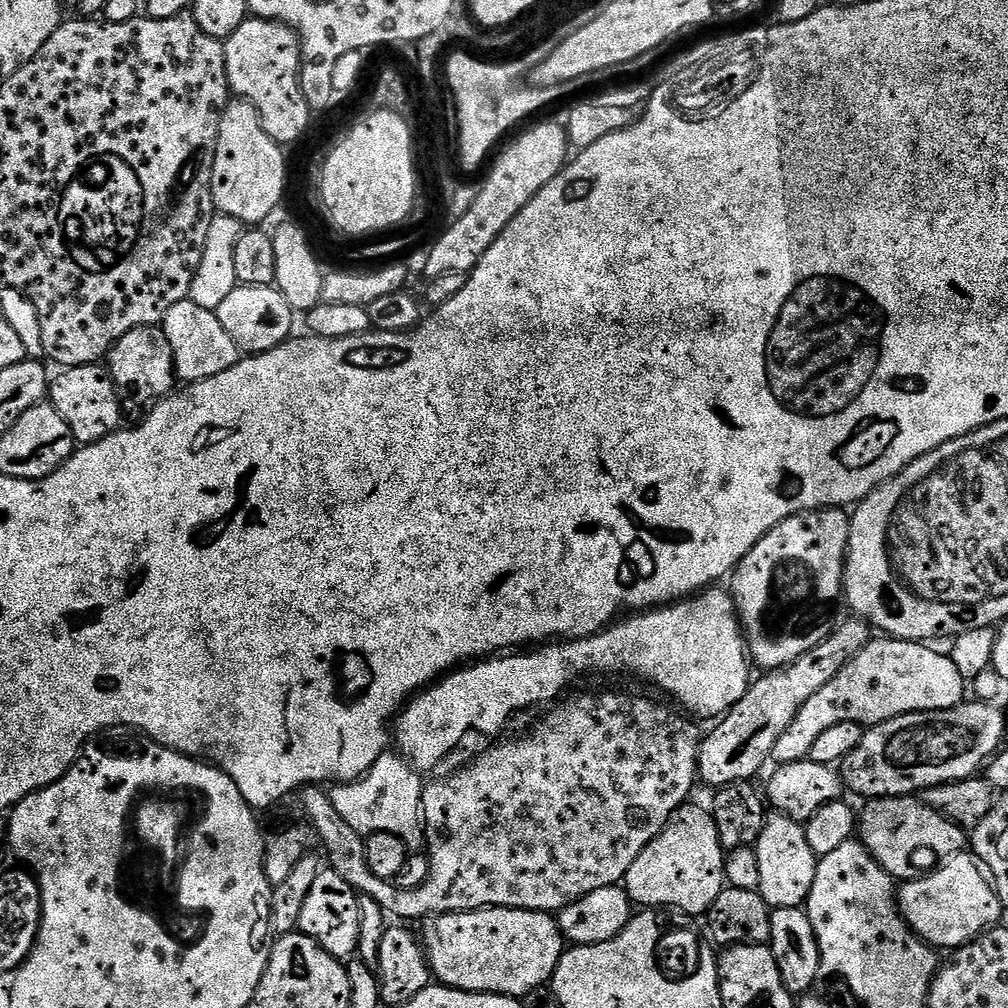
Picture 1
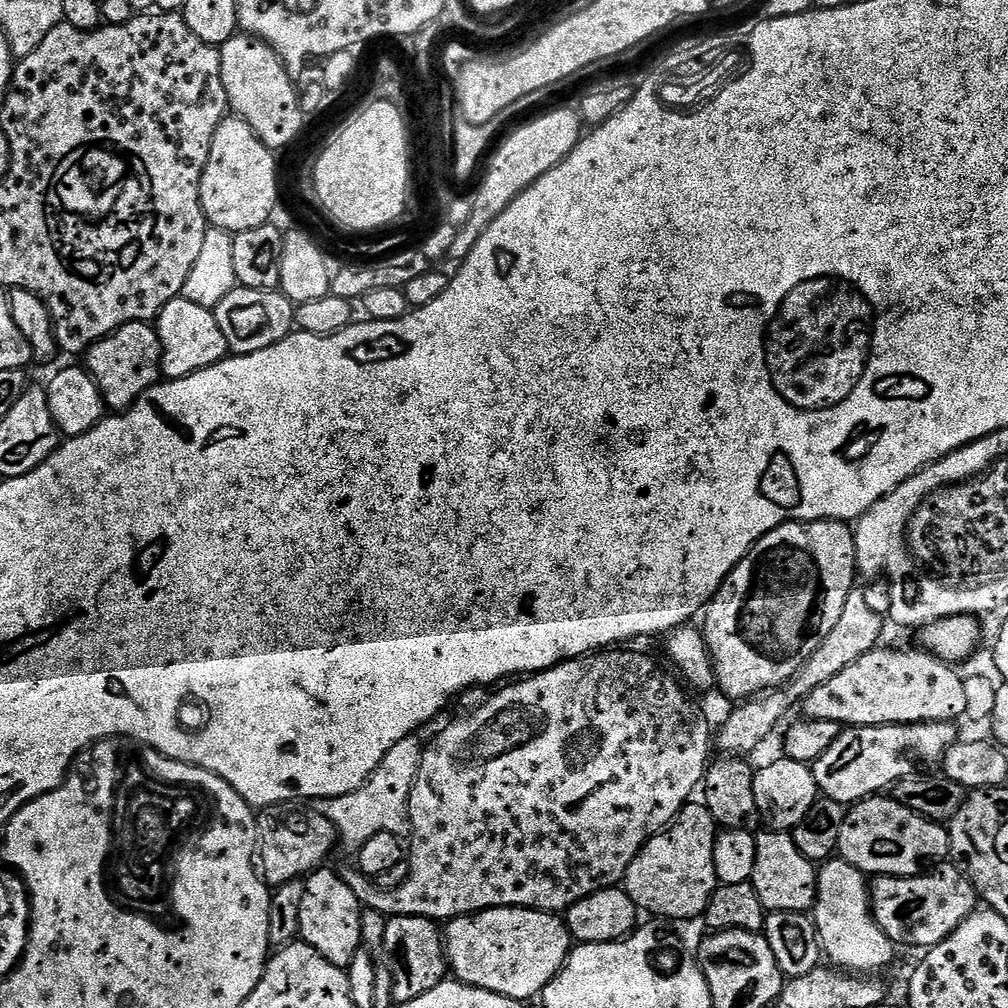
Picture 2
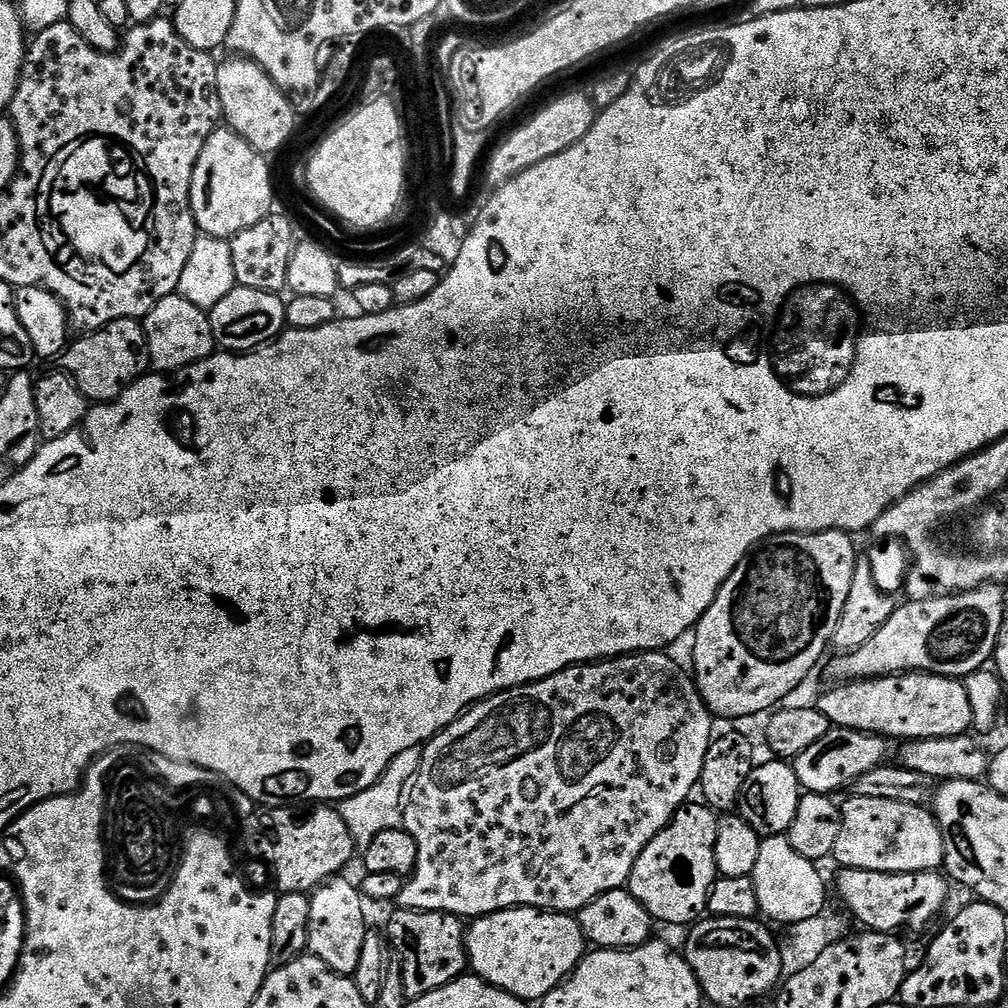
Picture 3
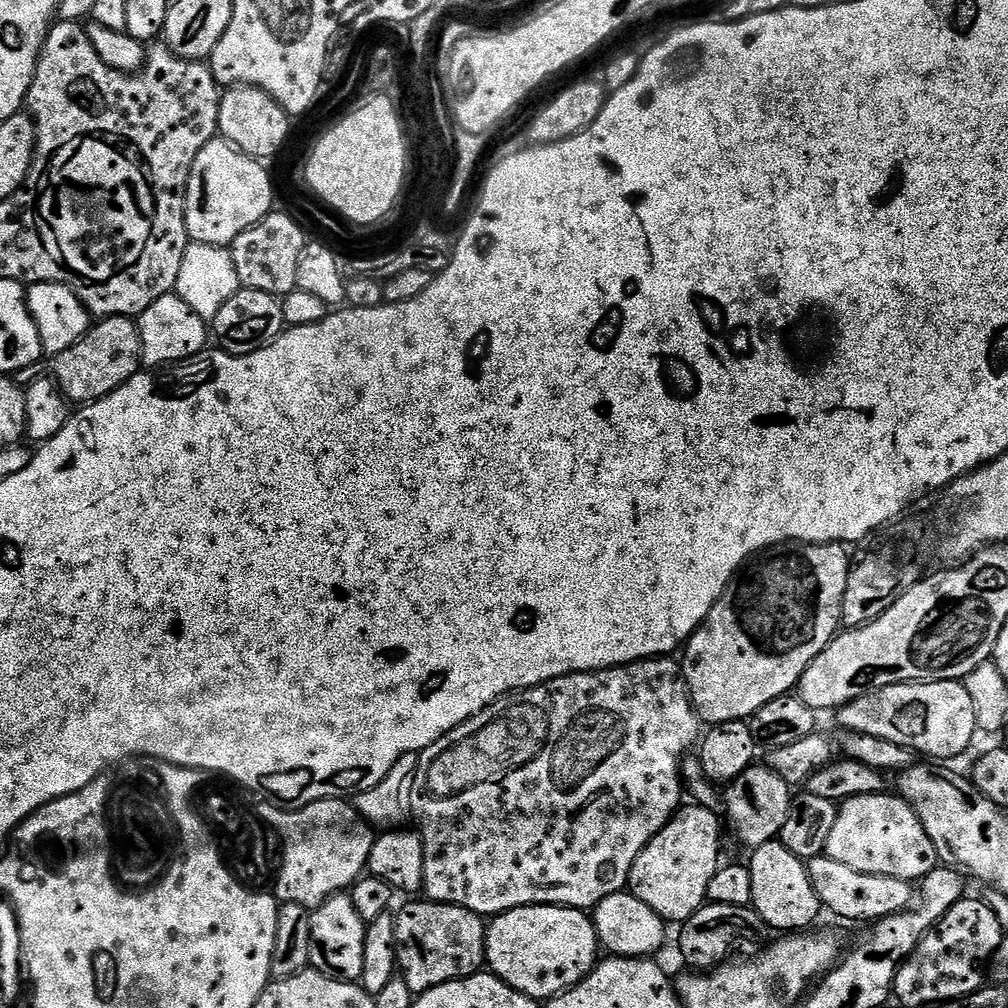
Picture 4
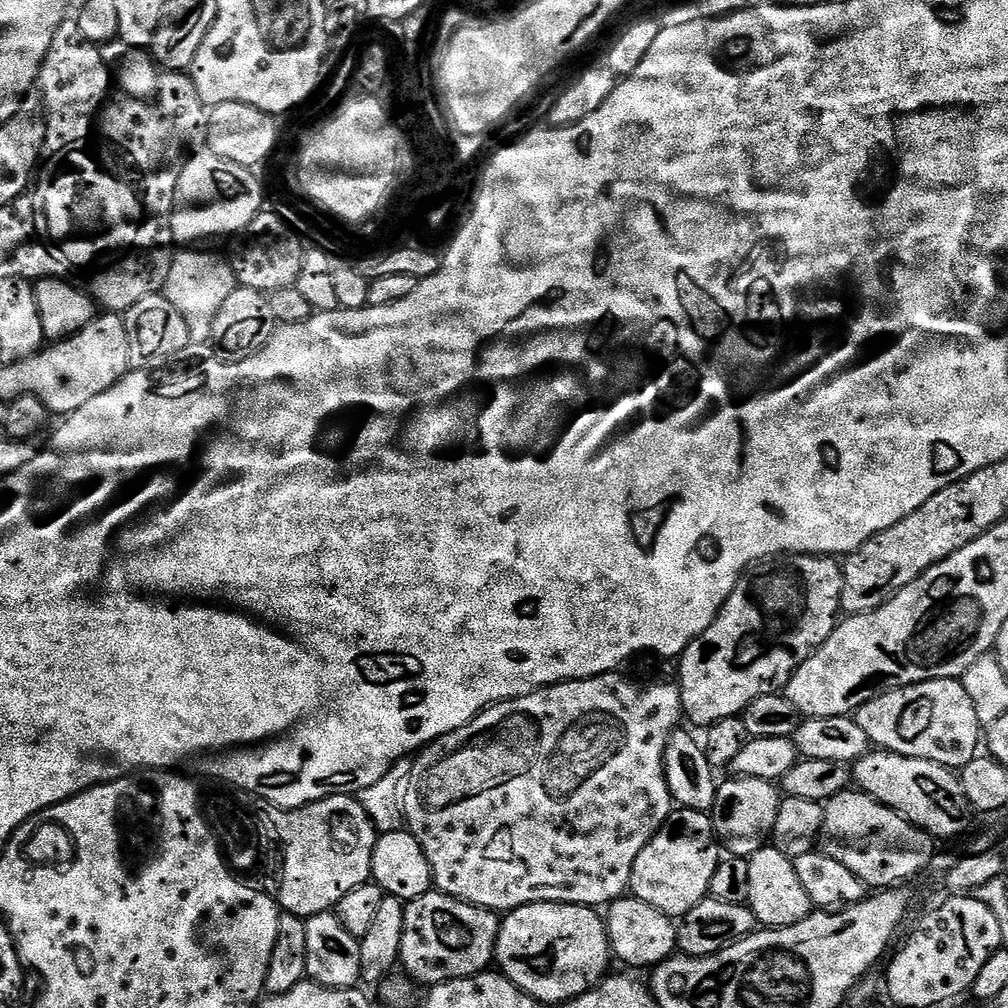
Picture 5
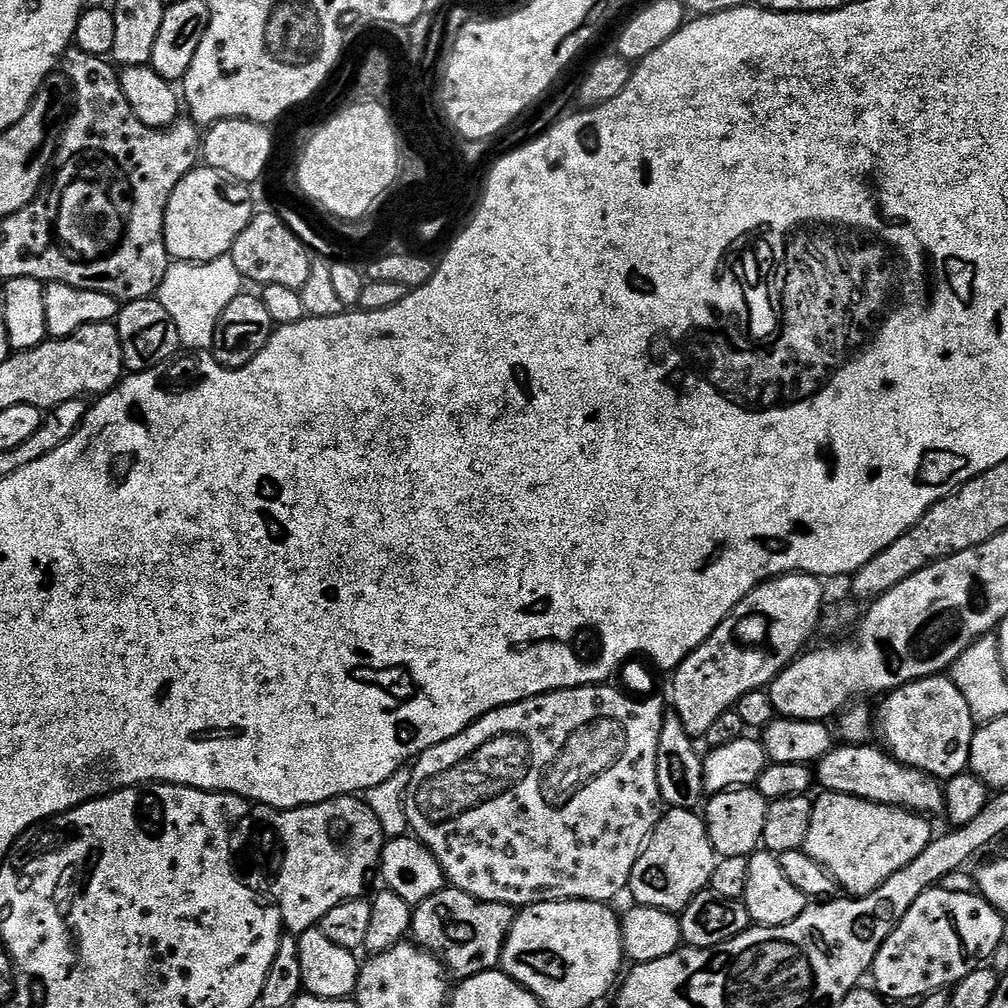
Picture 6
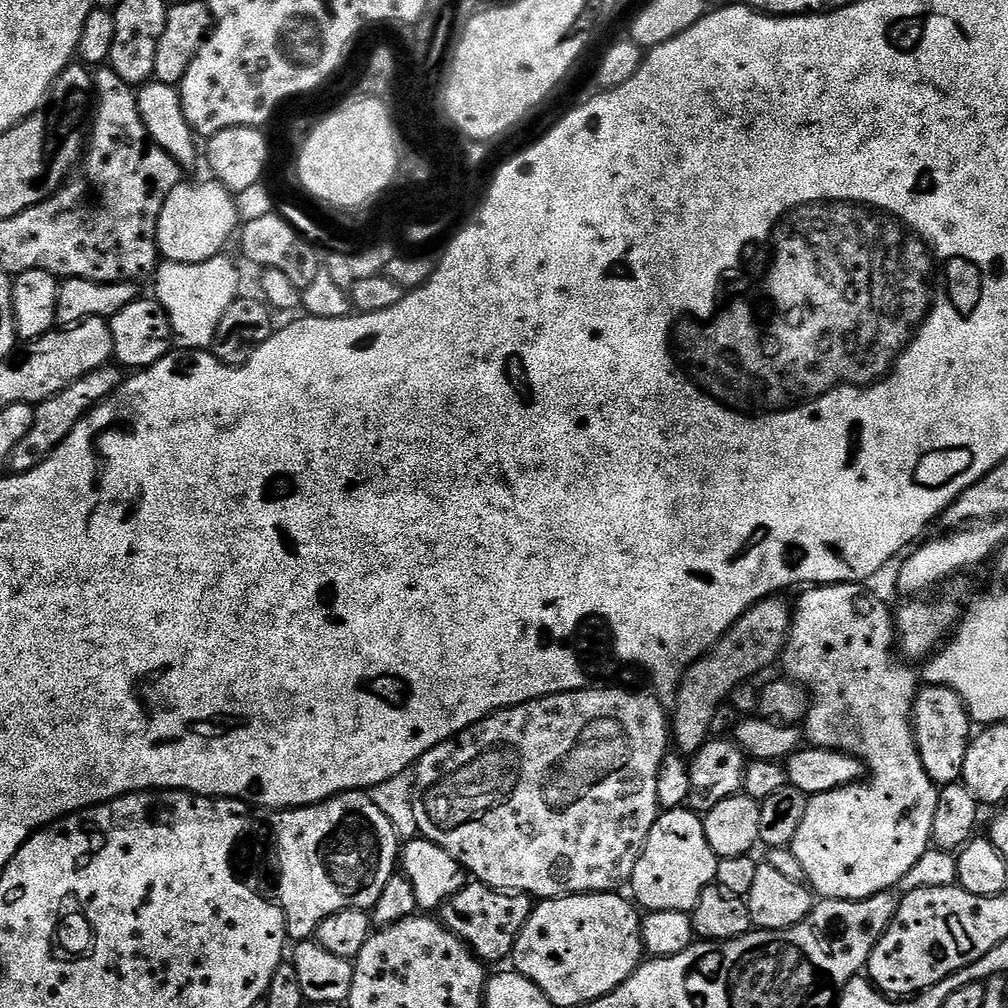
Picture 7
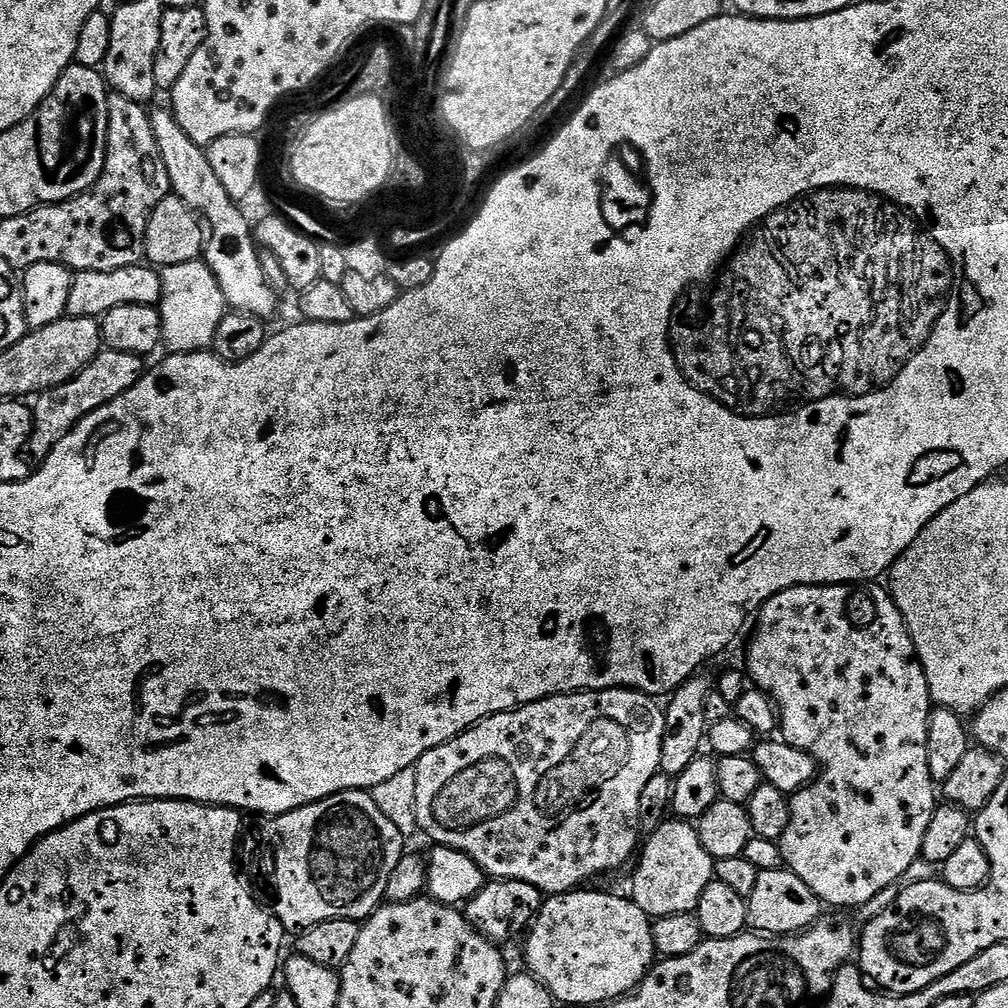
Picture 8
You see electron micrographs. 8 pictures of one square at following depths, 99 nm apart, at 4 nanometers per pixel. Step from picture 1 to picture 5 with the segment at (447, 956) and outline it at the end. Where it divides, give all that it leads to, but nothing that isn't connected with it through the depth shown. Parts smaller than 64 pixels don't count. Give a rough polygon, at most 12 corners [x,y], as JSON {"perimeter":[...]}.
{"perimeter":[[586,904],[501,919],[495,963],[541,1005],[595,988],[613,959]]}

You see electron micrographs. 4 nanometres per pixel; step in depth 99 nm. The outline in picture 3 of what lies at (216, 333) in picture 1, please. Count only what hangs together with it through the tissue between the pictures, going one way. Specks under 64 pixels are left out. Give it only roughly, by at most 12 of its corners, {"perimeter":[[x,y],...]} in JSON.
{"perimeter":[[179,294],[143,317],[148,358],[175,374],[217,351],[209,313]]}

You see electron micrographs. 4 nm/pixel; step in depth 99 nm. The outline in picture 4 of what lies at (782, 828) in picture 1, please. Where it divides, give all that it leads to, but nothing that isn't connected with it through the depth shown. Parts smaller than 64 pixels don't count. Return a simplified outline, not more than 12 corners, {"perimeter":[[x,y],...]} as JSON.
{"perimeter":[[779,839],[747,861],[751,907],[800,934],[822,905],[807,863]]}

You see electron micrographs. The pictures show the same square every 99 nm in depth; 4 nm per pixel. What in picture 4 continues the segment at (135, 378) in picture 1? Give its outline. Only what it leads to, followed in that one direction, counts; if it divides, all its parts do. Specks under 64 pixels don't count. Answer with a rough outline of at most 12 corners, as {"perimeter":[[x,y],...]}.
{"perimeter":[[131,316],[103,317],[51,357],[73,405],[100,400],[141,371]]}

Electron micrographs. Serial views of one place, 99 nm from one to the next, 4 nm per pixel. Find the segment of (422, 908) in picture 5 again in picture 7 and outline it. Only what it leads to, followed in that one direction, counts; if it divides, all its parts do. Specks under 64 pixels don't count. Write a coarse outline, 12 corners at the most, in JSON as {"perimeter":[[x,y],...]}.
{"perimeter":[[465,883],[438,919],[485,965],[507,961],[533,897]]}

